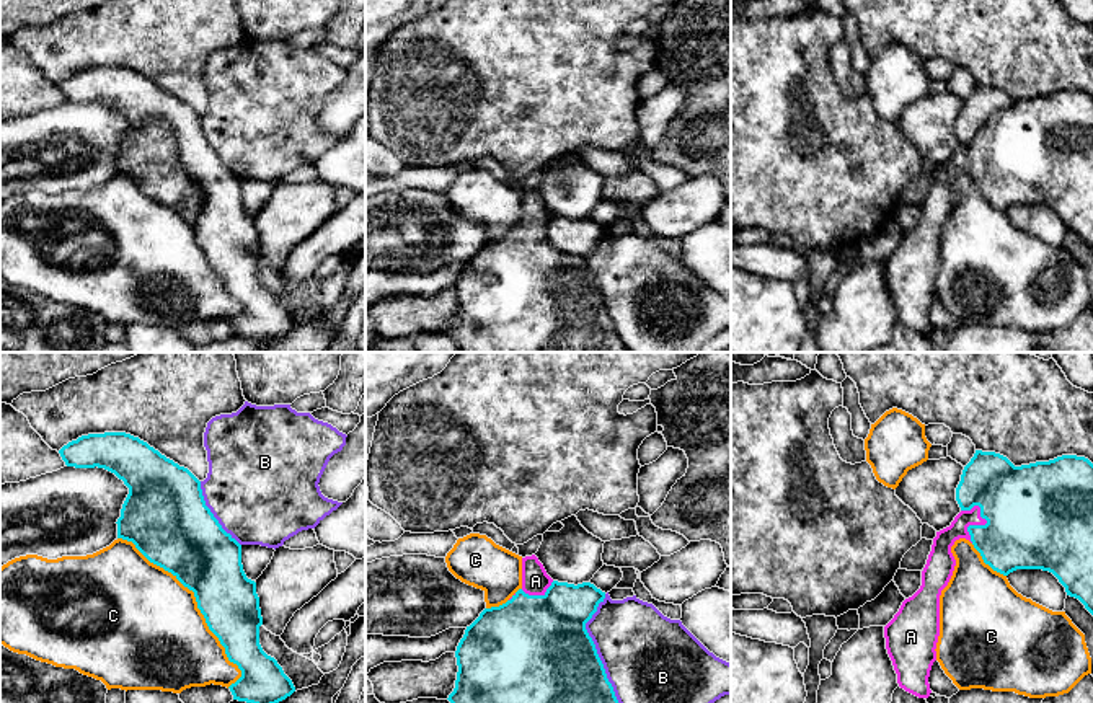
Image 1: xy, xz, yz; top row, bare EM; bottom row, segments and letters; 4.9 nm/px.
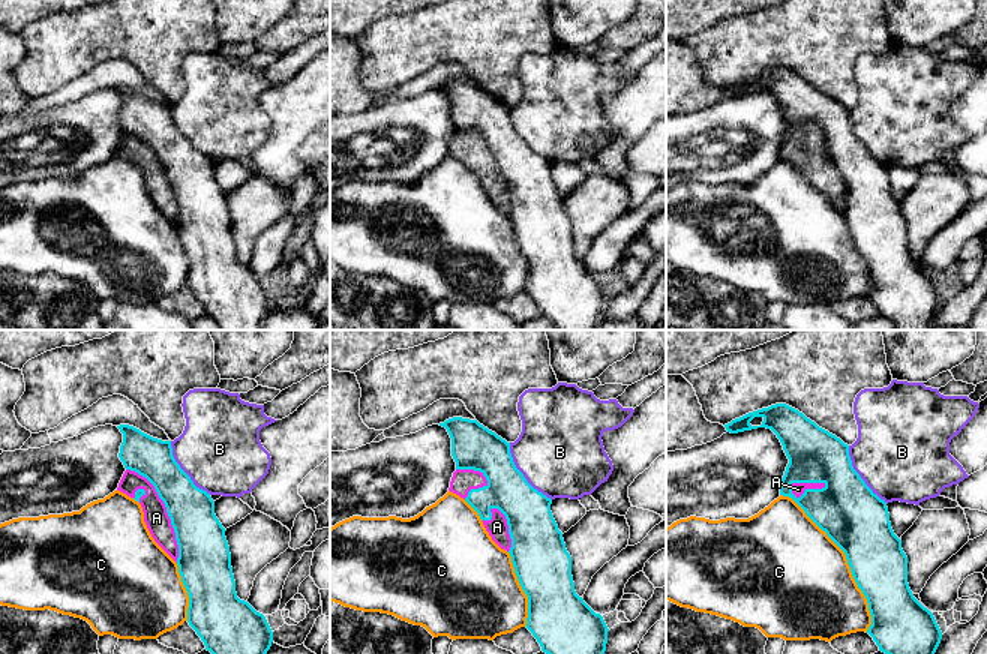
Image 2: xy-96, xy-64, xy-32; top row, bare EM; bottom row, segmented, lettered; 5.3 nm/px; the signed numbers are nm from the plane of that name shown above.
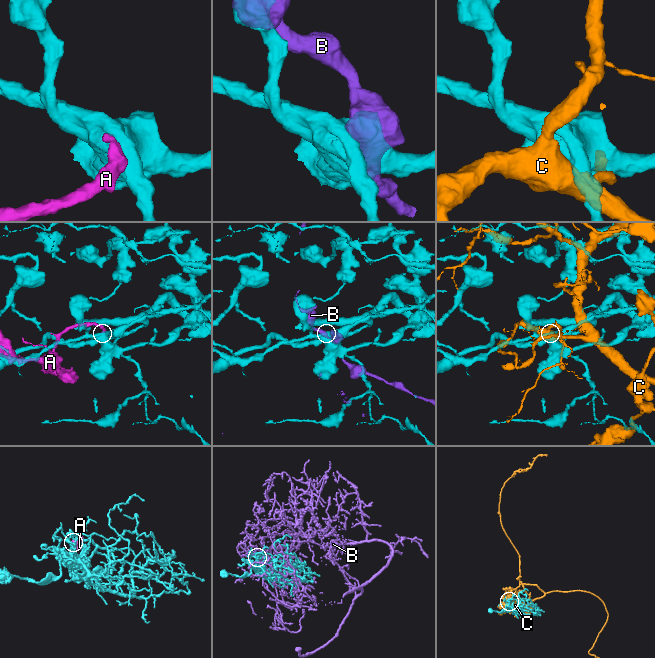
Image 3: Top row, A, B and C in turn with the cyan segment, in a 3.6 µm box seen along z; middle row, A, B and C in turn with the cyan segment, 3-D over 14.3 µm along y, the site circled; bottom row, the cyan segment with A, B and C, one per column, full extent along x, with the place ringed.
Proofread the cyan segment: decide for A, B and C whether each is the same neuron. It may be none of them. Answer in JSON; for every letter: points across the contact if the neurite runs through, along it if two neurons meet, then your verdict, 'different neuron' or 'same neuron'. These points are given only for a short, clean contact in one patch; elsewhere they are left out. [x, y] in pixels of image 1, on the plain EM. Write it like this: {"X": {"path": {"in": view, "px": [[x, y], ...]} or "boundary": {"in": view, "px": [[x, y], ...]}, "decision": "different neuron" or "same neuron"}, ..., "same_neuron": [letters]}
{"A": {"decision": "same neuron"}, "B": {"decision": "different neuron"}, "C": {"decision": "different neuron"}, "same_neuron": ["A"]}

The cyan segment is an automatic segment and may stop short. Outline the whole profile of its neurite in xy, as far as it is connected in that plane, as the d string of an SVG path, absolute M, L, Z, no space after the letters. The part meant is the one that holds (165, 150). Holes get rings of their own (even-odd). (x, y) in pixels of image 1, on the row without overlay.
M126 67L82 70L64 80L59 88L67 101L104 103L129 122L116 157L117 173L132 176L150 197L171 207L194 227L209 264L225 282L228 295L241 305L241 312L228 321L233 334L268 343L290 331L295 326L292 315L259 279L259 232L256 217L243 206L241 179L222 163L206 140L201 116L188 103Z

